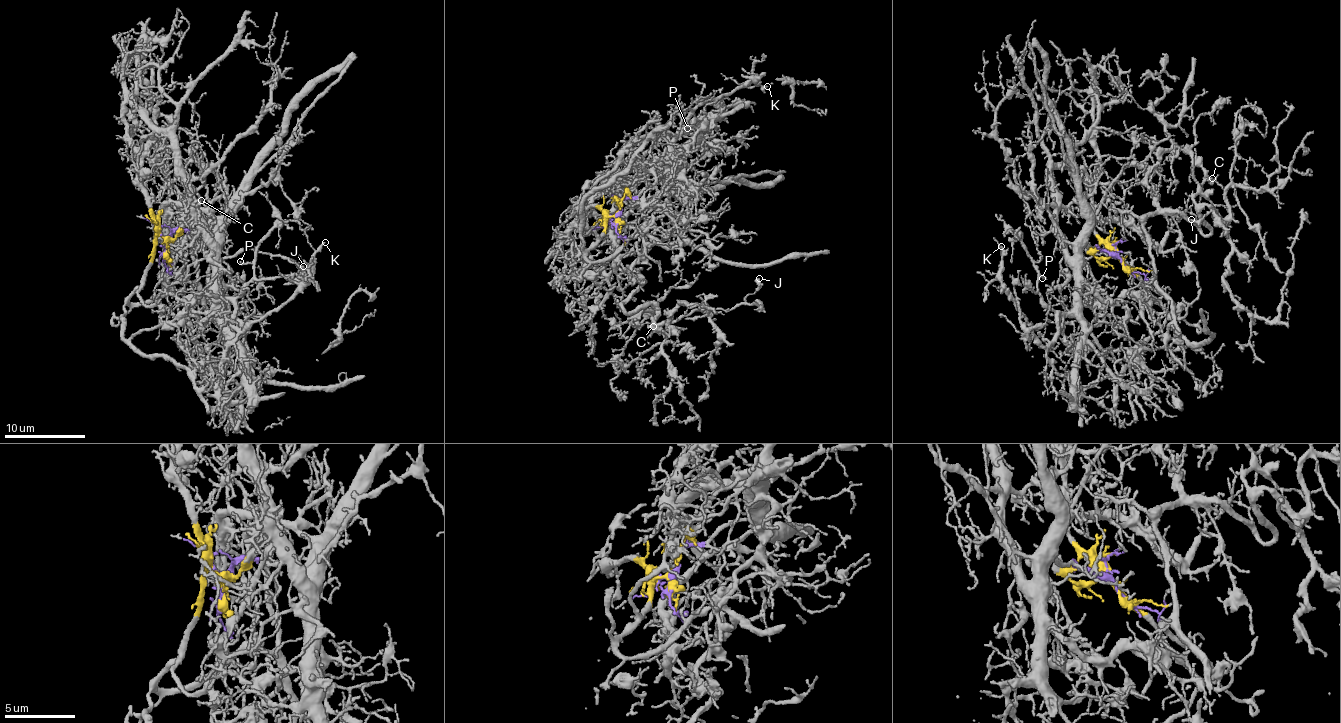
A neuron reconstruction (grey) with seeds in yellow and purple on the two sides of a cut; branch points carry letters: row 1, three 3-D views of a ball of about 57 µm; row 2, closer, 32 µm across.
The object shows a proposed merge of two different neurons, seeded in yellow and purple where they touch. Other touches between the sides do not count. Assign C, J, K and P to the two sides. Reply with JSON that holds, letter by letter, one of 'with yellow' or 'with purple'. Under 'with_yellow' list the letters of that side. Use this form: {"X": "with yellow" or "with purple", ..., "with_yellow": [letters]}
{"C": "with yellow", "J": "with yellow", "K": "with purple", "P": "with purple", "with_yellow": ["C", "J"]}

